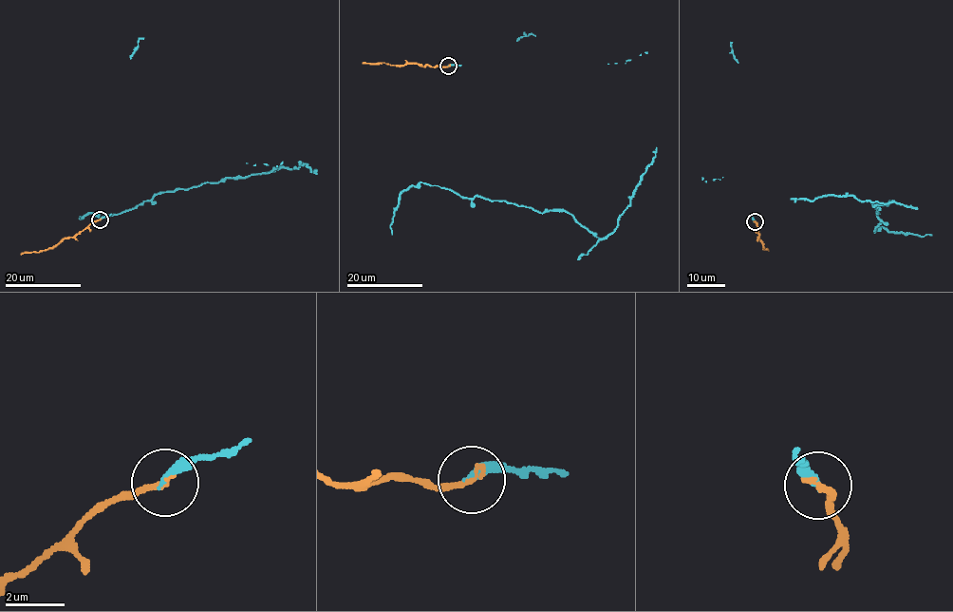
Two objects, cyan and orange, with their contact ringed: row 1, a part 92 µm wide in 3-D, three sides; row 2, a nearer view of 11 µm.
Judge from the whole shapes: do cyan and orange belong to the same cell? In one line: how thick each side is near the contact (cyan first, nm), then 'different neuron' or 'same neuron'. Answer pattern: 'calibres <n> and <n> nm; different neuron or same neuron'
calibres 300 and 220 nm; same neuron

